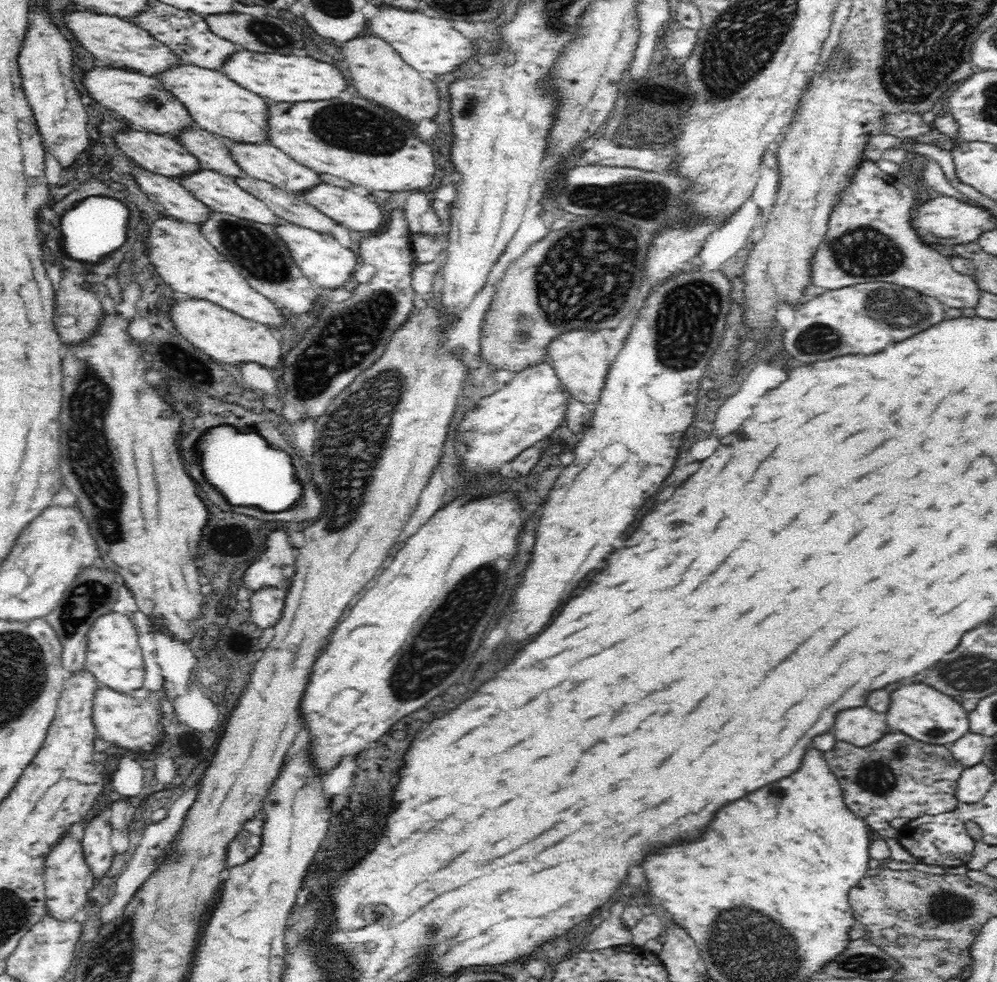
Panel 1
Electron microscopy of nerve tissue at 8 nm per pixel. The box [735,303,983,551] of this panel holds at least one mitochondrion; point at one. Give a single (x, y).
(820, 338)

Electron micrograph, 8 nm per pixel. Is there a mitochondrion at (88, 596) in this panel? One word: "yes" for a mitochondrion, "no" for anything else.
yes

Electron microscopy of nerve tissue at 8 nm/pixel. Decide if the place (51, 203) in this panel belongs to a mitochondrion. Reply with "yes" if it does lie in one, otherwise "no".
no

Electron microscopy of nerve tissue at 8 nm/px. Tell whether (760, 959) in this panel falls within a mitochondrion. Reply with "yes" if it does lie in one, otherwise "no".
yes

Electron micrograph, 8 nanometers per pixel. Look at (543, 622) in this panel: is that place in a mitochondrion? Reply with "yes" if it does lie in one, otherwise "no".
no

